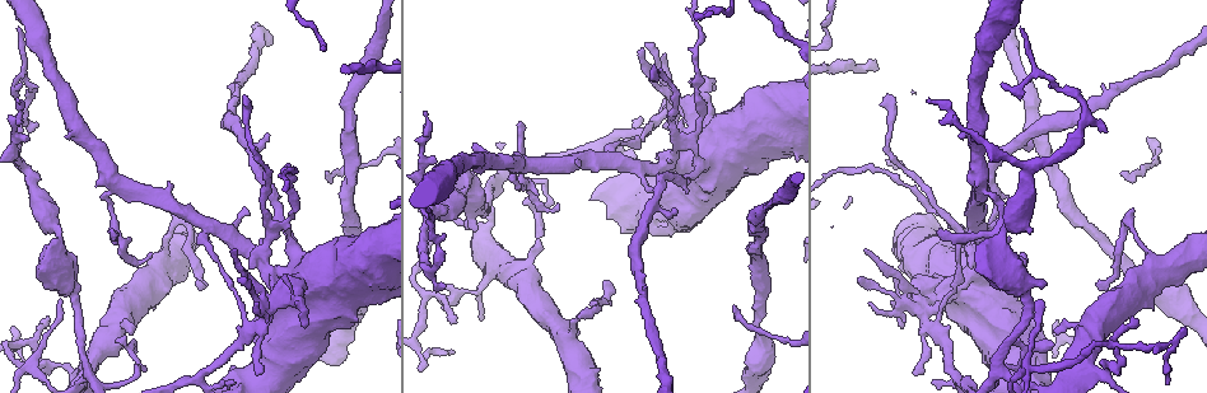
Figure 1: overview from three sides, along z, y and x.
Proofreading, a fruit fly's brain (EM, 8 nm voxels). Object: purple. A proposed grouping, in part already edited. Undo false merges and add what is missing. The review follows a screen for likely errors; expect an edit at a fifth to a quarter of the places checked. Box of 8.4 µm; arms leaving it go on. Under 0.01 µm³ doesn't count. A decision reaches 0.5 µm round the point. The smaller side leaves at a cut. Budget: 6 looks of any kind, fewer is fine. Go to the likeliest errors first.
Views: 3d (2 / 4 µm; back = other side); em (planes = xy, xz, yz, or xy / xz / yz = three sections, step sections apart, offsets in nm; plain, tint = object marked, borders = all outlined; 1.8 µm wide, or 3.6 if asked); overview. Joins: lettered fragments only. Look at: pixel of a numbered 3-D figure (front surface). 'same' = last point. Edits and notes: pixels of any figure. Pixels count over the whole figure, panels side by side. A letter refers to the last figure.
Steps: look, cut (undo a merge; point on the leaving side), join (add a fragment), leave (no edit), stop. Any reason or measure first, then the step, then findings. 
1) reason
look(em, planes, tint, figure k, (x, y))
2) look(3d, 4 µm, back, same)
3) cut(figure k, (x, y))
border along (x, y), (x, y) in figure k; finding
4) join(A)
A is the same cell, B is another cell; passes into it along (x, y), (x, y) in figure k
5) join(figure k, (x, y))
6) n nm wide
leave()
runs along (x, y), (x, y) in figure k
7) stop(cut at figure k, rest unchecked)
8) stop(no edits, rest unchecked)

thick turns thin
look(em, yz, step 8, tint, figure 1, (975, 284))

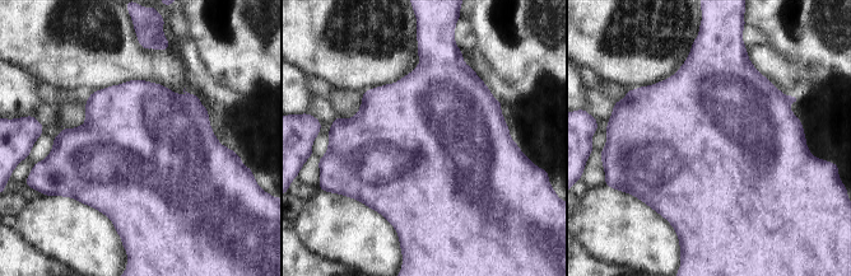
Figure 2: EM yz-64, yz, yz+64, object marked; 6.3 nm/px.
look(em, planes, borders, same)

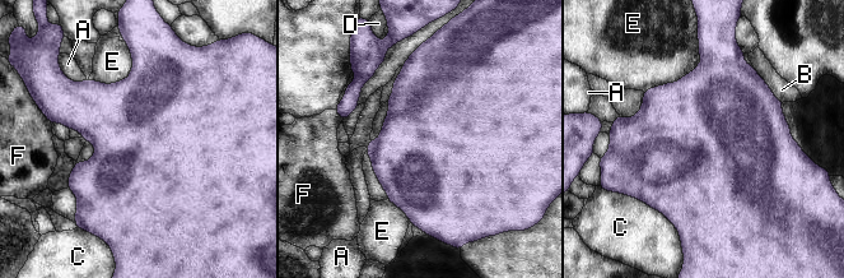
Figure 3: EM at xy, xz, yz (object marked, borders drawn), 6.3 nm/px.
cut(figure 3, (367, 52))
A, B, C, D, E and F are other cells; border along (358, 78), (363, 83) in figure 3; a second cell is stuck on

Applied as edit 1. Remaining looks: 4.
thin end
look(em, yz, step 8, tint, figure 1, (559, 209))

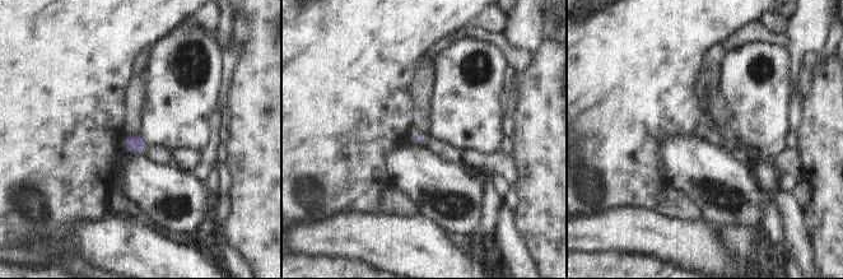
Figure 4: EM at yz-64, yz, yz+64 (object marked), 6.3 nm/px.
another direction
look(em, planes, borders, same)

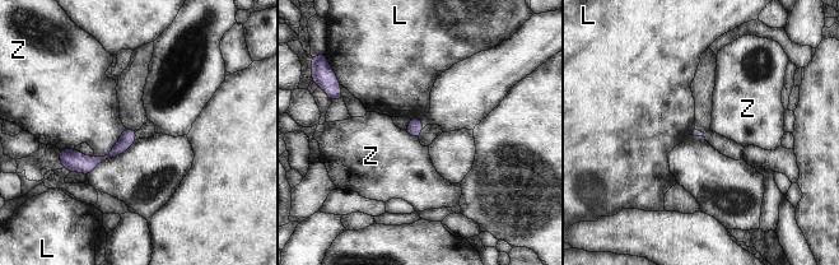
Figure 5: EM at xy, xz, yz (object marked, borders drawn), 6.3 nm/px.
leave()
L and Z are other cells; border along (127, 129), (106, 154), (91, 157) in figure 5; none of them fits

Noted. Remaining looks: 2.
an open end
look(em, yz, step 4, borders, figure 1, (521, 125))

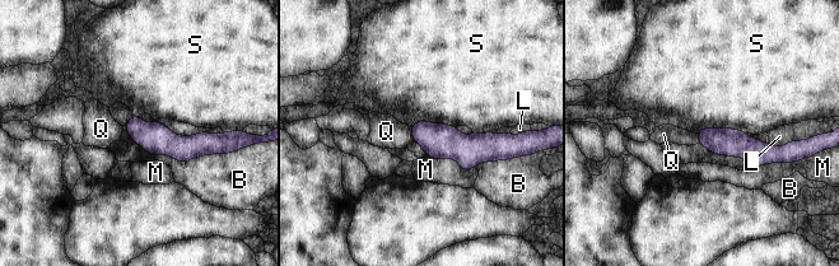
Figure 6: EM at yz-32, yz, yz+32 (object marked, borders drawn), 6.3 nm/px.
look(em, planes, borders, same)

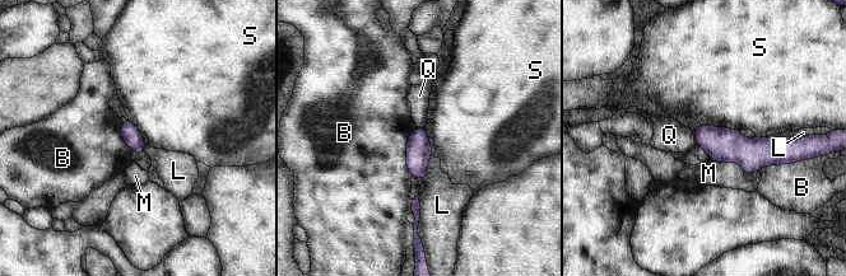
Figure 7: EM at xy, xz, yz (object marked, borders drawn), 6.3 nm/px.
110 nm wide
leave()
B, L, M, Q and S are other cells; no lettered fragment goes on from it

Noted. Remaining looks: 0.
stop(cut at figure 3, rest unchecked)

